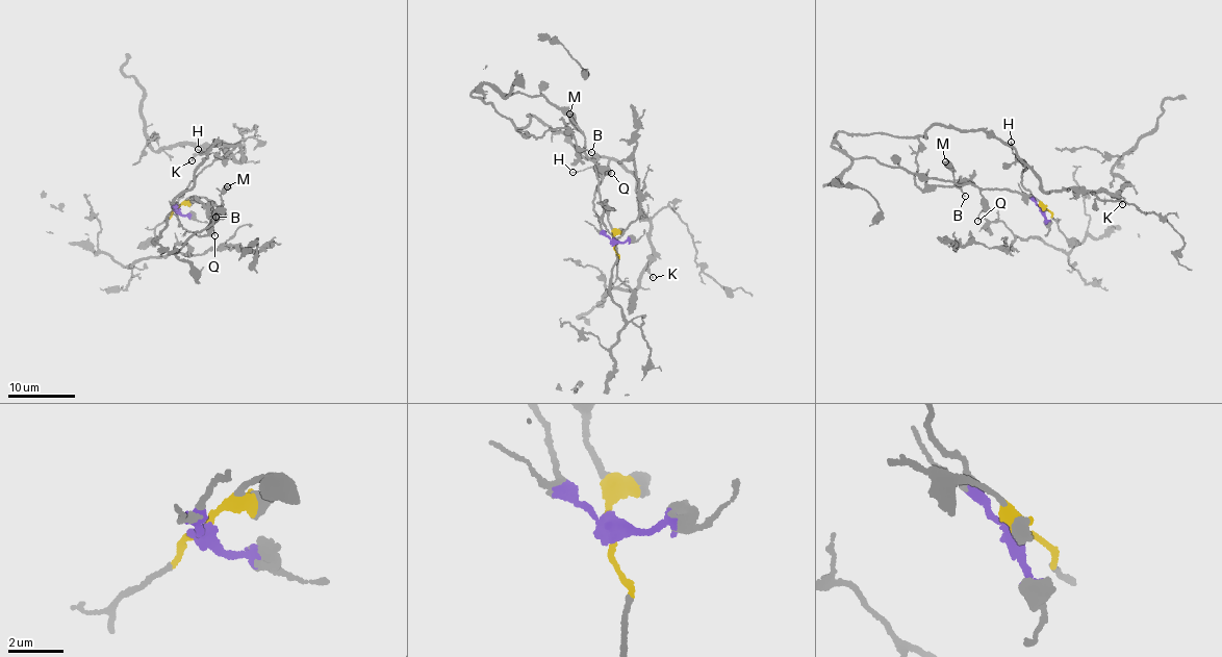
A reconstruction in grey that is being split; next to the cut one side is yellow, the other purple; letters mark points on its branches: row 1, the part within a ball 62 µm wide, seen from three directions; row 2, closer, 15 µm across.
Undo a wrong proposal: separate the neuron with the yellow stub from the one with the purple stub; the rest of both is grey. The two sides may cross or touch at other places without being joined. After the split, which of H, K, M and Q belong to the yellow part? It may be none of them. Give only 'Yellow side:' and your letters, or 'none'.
Yellow side: M, Q

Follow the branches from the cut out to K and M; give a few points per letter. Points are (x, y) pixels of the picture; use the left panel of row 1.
K: (176, 210), (185, 188), (237, 145), (239, 149), (239, 162), (223, 143), (192, 160)
M: (176, 210), (189, 197), (193, 200), (203, 197), (218, 207), (222, 201), (221, 192), (227, 186)

